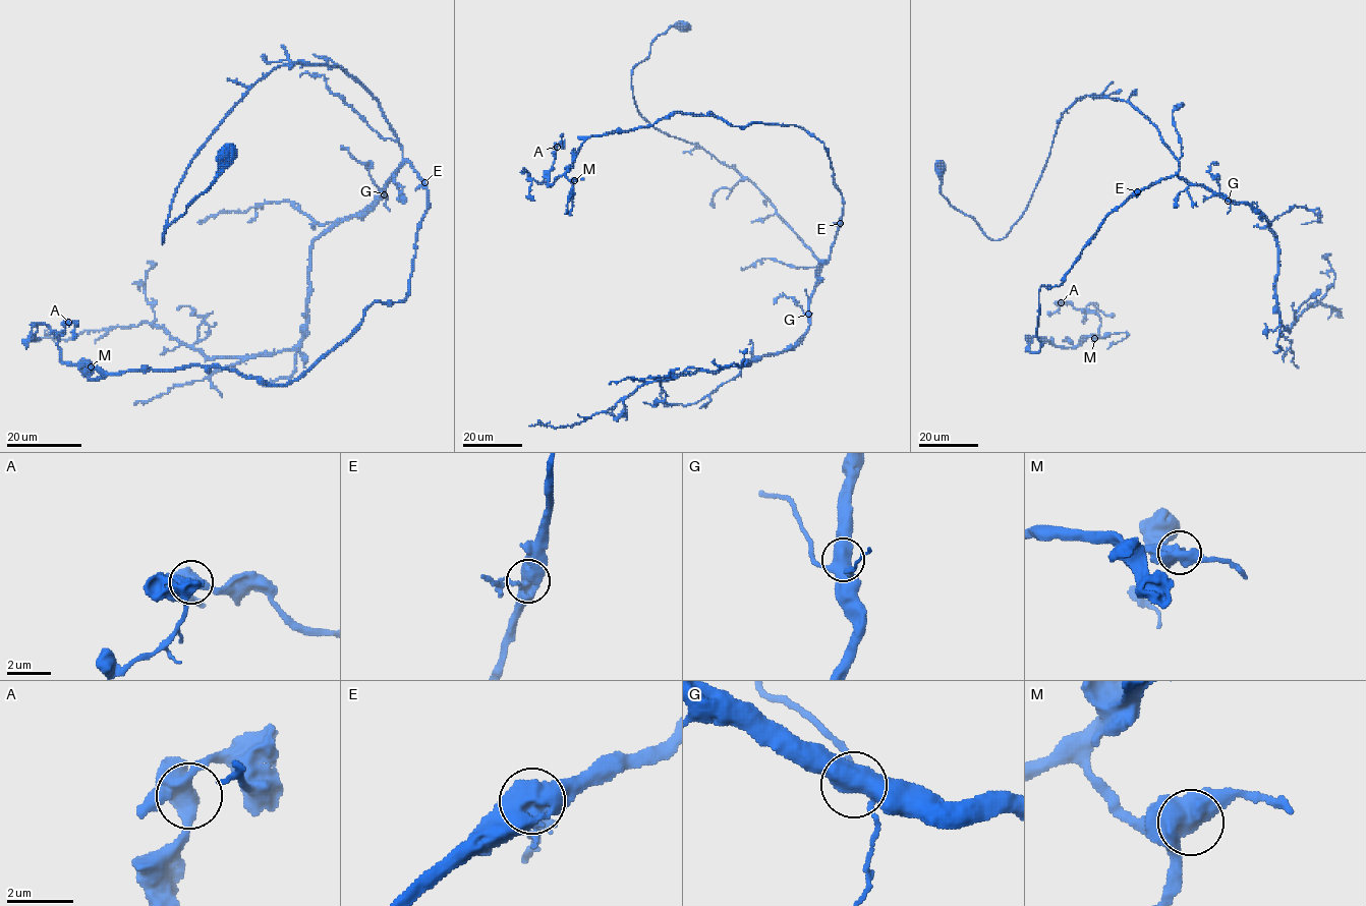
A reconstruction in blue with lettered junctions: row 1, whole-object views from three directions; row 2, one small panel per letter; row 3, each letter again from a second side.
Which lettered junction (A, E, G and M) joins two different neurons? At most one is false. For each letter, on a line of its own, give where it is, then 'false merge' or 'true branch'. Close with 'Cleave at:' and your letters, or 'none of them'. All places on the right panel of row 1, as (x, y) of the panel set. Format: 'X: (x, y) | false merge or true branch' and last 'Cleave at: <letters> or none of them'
A: (1061, 302) | true branch
E: (1137, 191) | true branch
G: (1228, 201) | true branch
M: (1094, 338) | true branch
Cleave at: none of them

